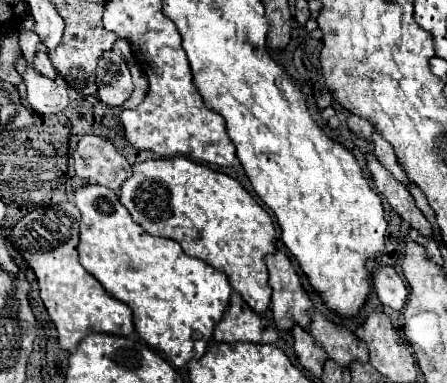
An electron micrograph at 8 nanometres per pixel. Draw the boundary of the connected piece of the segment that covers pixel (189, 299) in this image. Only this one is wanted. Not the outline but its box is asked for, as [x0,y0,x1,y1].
[74,185,232,367]

